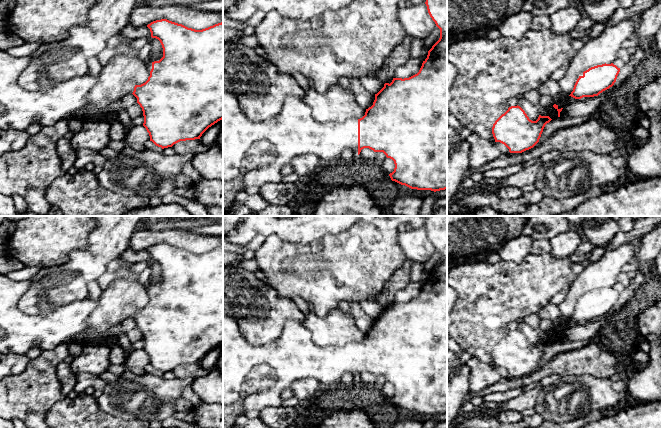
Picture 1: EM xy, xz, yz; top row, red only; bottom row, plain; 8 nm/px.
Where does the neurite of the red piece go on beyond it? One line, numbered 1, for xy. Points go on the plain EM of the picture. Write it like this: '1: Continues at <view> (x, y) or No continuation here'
1: Continues at xy (130, 309)

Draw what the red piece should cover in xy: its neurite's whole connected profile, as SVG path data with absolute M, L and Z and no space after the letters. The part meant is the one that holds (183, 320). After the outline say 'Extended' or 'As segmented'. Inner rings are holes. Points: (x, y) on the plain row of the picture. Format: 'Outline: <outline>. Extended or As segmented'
Outline: M167 243L151 246L147 249L151 261L160 265L163 281L152 286L148 304L136 309L128 305L125 312L137 322L143 335L144 347L152 365L162 373L172 371L180 365L200 363L212 349L223 343L223 245L202 254L188 252Z. Extended

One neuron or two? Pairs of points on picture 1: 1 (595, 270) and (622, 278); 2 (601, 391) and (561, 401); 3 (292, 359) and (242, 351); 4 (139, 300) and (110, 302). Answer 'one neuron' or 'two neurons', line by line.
1: two neurons
2: one neuron
3: one neuron
4: one neuron

